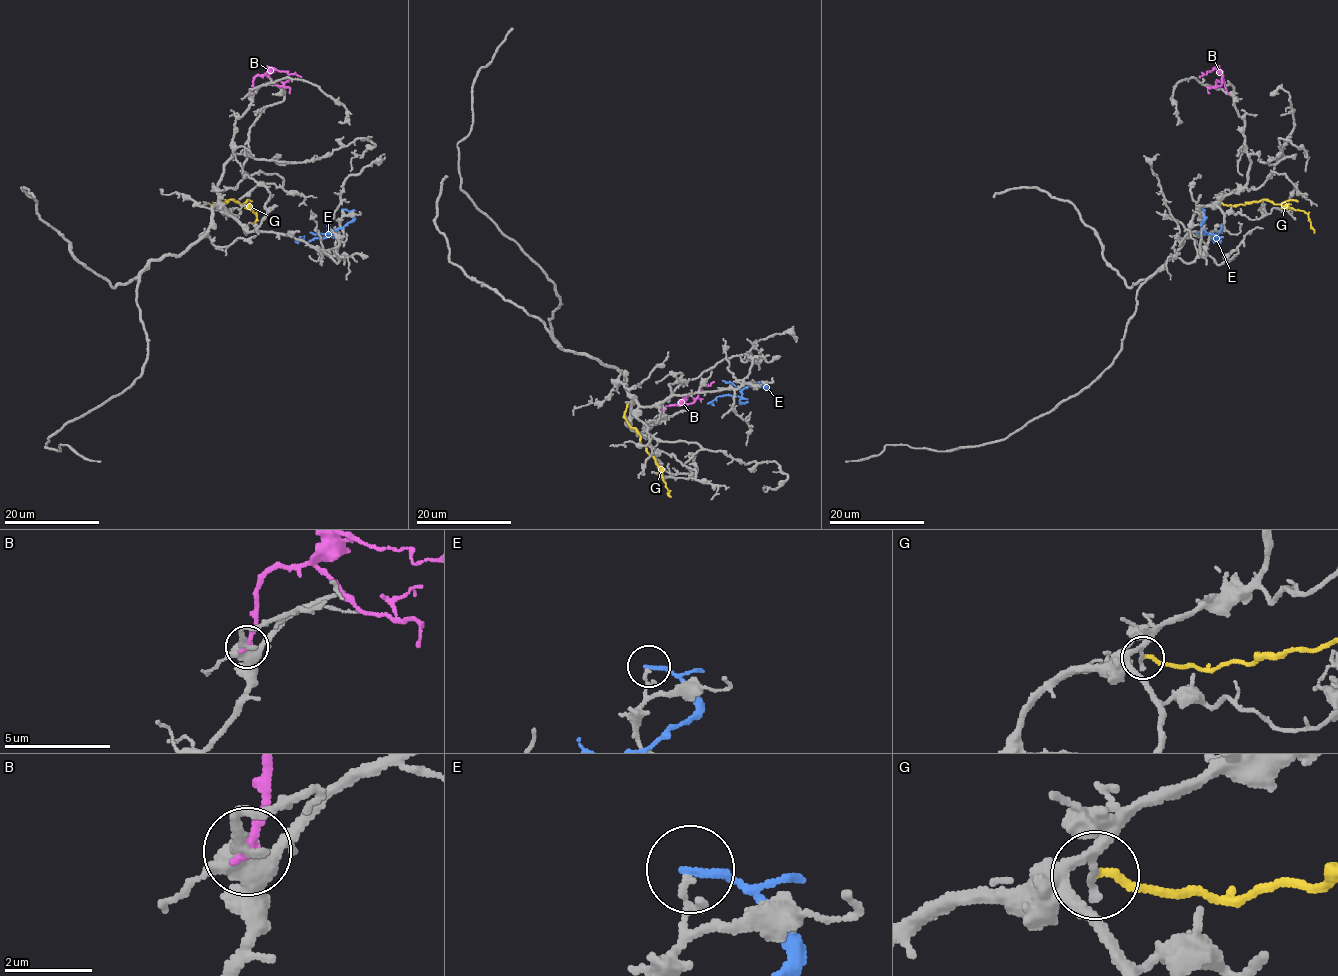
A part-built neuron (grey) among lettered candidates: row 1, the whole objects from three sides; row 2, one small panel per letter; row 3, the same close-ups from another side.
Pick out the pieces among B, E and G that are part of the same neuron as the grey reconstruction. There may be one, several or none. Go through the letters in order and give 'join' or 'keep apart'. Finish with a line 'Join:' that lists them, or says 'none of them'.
B: keep apart
E: keep apart
G: keep apart
Join: none of them

